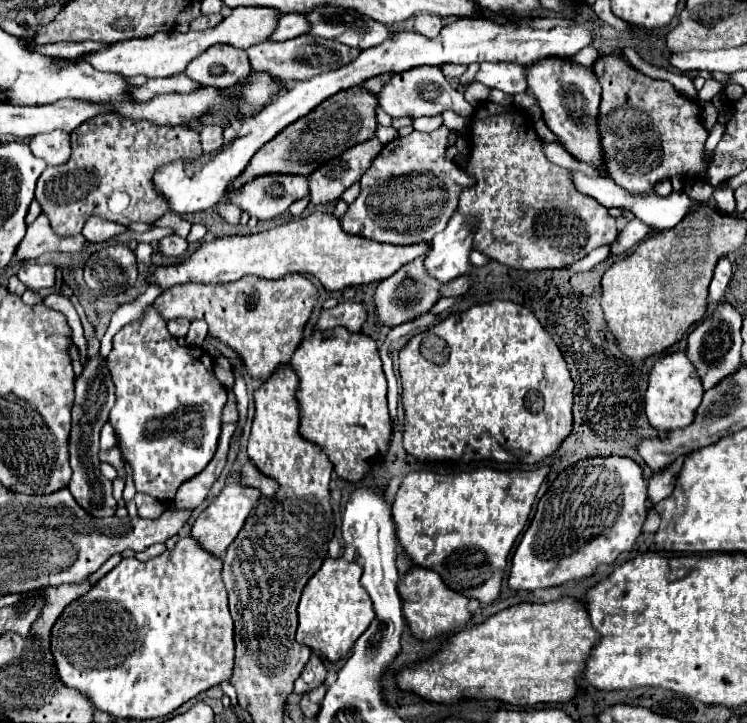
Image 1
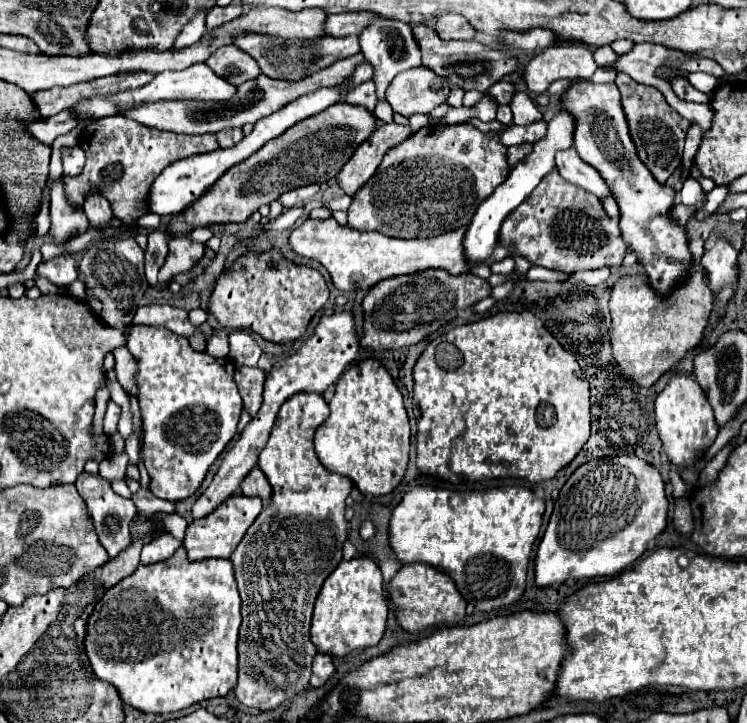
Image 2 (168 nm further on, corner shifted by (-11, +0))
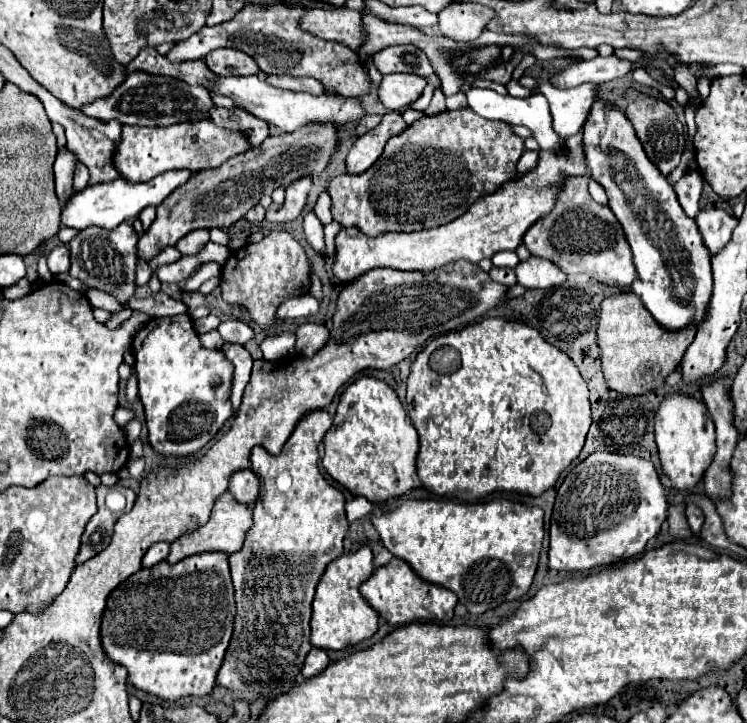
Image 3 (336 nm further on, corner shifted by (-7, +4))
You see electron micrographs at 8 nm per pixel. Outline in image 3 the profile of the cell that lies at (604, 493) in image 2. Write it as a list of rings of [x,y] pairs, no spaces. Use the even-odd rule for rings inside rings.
[[[593,452],[579,466],[575,466],[563,480],[553,506],[549,528],[549,568],[563,572],[585,572],[595,566],[609,566],[643,552],[649,538],[653,538],[667,518],[667,498],[659,482],[657,470],[649,460],[639,456],[619,456],[611,452]]]

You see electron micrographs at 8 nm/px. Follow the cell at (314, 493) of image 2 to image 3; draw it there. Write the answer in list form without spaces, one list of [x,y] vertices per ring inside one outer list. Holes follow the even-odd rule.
[[[317,410],[299,420],[281,454],[271,456],[261,446],[255,446],[251,452],[251,470],[257,474],[261,488],[253,506],[253,526],[245,534],[243,548],[229,556],[237,616],[233,638],[217,678],[217,684],[233,692],[259,694],[263,688],[275,690],[279,686],[293,684],[301,674],[307,652],[311,650],[309,618],[315,586],[327,564],[343,554],[343,538],[349,530],[349,522],[345,518],[345,498],[321,476],[317,466],[319,444],[323,442],[329,428],[331,416],[325,410]]]

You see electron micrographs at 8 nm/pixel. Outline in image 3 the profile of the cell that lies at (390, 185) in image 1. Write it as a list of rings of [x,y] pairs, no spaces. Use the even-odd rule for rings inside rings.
[[[445,110],[437,116],[417,118],[407,130],[393,136],[381,158],[363,174],[343,174],[331,180],[327,192],[331,196],[331,214],[343,228],[355,226],[367,236],[385,232],[415,232],[449,224],[467,212],[467,208],[483,194],[493,194],[501,184],[515,178],[517,162],[525,152],[525,140],[519,138],[505,122],[487,122],[473,110]]]

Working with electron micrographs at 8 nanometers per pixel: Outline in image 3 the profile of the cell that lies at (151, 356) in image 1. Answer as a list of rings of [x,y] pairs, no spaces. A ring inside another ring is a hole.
[[[189,314],[153,318],[145,328],[153,330],[149,330],[145,338],[135,340],[135,372],[139,398],[145,406],[149,442],[159,454],[193,454],[211,442],[233,414],[229,394],[235,366],[221,350],[207,350],[201,346]]]

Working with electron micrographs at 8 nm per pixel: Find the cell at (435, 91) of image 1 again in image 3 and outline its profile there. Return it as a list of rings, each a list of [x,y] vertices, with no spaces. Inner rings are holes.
[[[385,74],[381,84],[377,86],[379,100],[395,112],[403,112],[409,104],[413,104],[423,88],[427,86],[425,78],[417,74]]]

